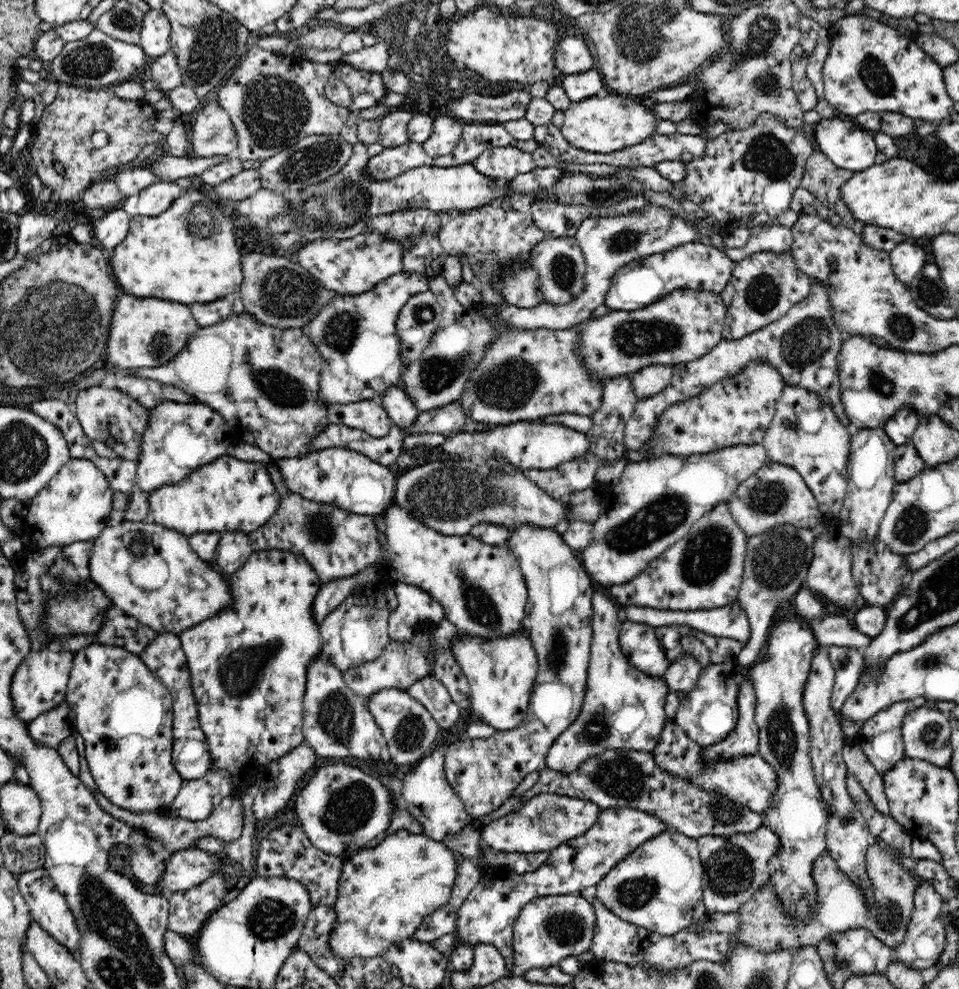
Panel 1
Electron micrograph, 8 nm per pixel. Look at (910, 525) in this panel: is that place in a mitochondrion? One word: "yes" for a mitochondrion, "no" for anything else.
yes

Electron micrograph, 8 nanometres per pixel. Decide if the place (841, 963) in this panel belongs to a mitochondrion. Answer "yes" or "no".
yes

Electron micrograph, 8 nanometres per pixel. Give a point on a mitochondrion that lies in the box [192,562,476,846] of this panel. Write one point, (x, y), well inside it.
(350, 807)

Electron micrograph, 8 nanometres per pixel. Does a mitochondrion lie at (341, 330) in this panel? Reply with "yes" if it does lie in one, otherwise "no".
yes

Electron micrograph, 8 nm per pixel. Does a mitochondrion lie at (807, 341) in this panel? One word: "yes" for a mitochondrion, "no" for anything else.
yes

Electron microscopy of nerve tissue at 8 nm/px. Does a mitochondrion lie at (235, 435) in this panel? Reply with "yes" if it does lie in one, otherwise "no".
no

